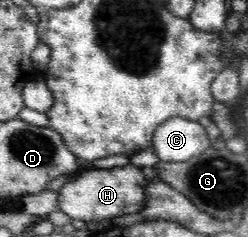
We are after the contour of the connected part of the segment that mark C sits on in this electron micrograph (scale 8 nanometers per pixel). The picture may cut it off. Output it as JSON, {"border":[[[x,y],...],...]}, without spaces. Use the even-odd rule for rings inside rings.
{"border":[[[177,116],[157,127],[151,150],[159,161],[184,162],[197,157],[210,144],[205,127],[198,121]]]}

